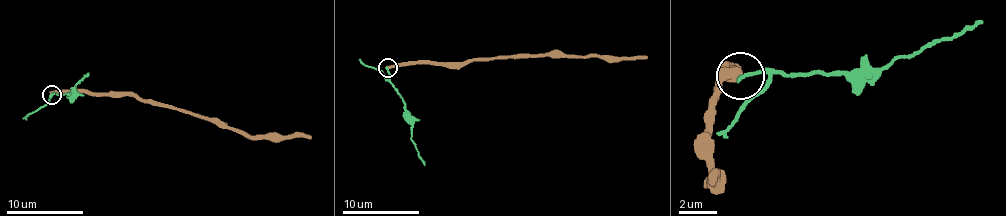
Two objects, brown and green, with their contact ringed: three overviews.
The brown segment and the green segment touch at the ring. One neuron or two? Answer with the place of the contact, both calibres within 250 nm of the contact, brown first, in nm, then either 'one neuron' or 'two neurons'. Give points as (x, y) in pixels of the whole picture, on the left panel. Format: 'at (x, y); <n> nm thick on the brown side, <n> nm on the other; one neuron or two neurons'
at (51, 95); 360 nm thick on the brown side, 240 nm on the other; two neurons

